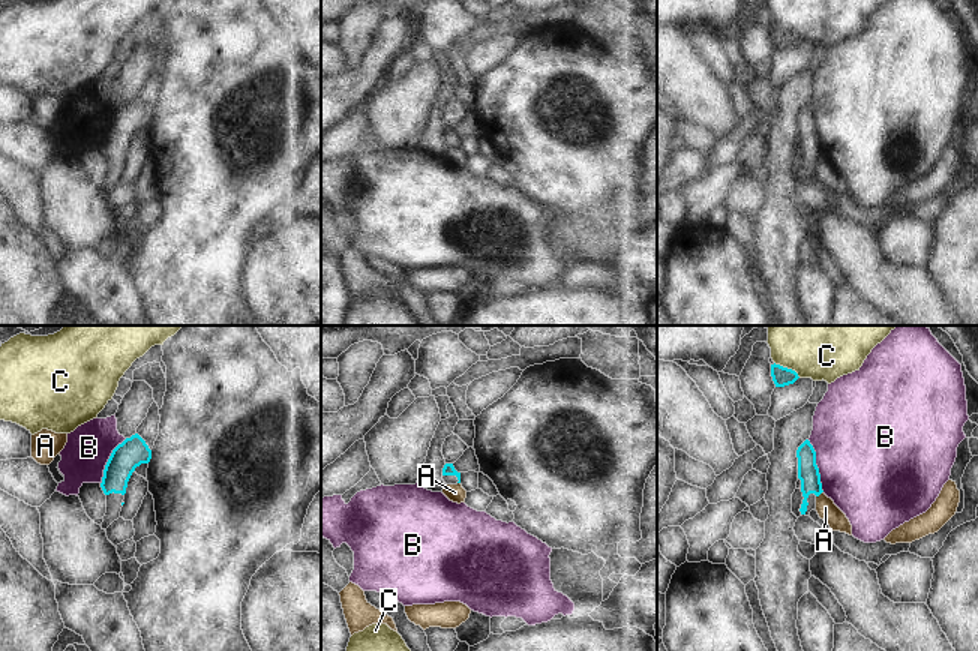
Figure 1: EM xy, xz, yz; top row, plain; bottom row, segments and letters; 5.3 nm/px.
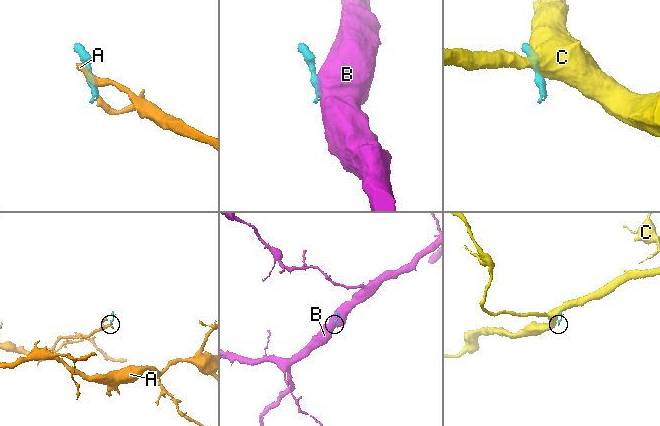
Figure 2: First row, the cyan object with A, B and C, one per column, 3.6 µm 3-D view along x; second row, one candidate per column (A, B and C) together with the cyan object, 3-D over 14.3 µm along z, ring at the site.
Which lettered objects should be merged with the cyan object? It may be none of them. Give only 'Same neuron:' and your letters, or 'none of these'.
Same neuron: none of these.

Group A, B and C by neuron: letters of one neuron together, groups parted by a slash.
A / B / C

